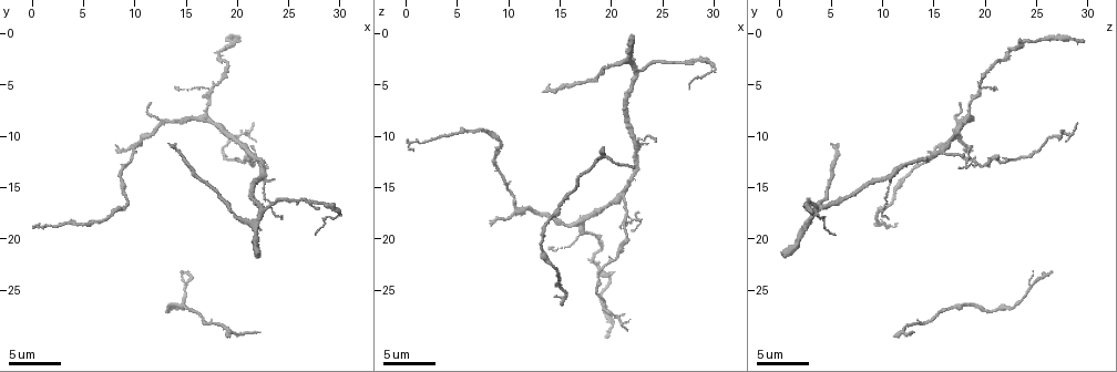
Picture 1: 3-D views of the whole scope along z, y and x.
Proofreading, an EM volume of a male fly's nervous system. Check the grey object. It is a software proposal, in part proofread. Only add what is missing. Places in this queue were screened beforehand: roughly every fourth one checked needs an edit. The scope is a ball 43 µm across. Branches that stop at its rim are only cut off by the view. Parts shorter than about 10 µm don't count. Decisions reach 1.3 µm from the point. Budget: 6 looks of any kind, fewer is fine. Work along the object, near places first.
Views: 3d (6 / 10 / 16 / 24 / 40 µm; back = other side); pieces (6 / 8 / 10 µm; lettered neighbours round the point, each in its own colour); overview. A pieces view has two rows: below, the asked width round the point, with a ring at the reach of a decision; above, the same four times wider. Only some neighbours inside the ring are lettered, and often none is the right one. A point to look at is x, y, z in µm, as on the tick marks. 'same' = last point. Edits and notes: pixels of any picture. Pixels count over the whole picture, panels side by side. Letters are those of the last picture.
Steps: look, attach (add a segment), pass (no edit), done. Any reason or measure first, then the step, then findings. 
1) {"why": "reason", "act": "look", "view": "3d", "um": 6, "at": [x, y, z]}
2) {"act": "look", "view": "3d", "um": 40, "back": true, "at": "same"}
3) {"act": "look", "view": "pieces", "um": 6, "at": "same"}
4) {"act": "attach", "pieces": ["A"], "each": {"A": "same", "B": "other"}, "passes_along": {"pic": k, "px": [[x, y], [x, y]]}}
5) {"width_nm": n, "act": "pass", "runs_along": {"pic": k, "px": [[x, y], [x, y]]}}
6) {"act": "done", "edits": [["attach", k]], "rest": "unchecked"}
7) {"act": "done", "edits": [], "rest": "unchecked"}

{"why": "branch stops here", "act": "look", "view": "pieces", "um": 10, "at": [15.0, 23.6, 26.6]}

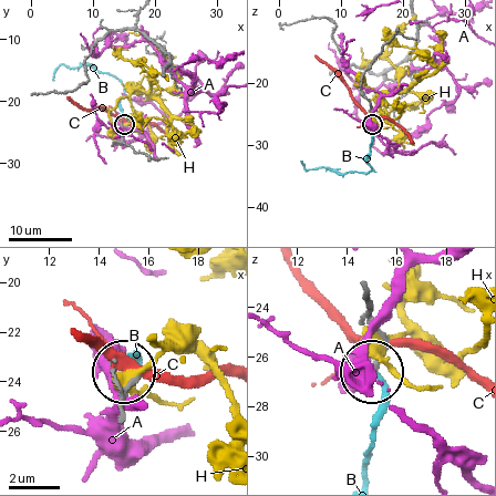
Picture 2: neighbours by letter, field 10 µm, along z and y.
{"act": "attach", "pieces": ["B"], "each": {"A": "other", "B": "same", "C": "other", "H": "other"}, "found": "it goes on there"}

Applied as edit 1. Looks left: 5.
{"why": "see it whole again", "act": "look", "view": "overview"}

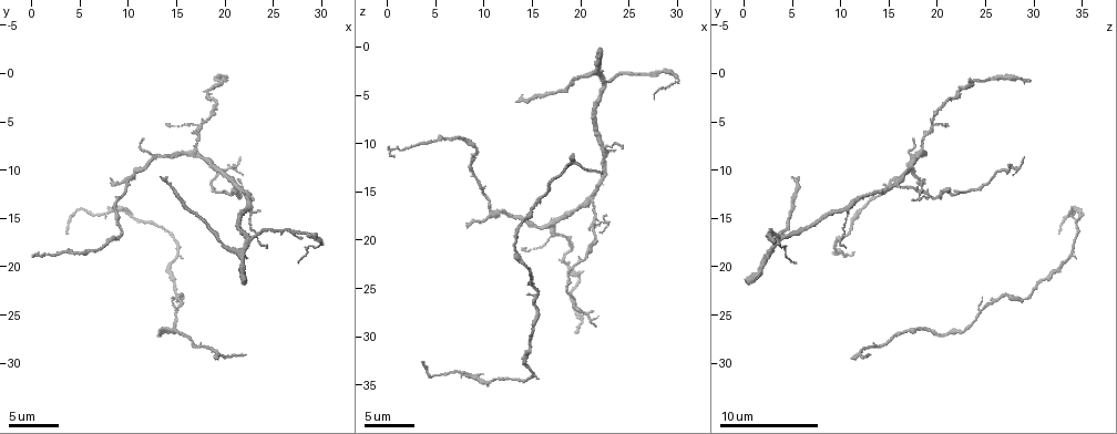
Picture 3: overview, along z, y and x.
{"why": "branch stops here", "act": "look", "view": "pieces", "um": 6, "at": [13.2, 11.0, 5.6]}

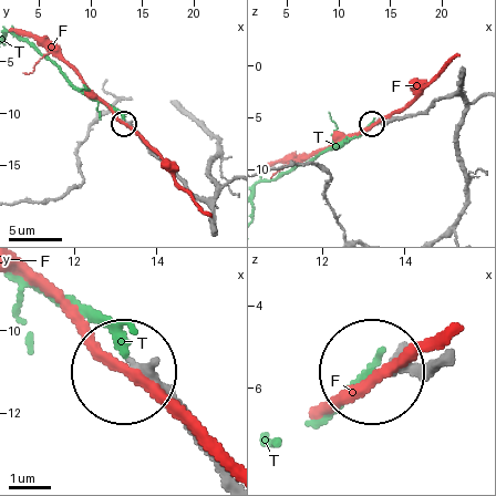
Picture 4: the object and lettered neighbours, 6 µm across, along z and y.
{"width_nm": 180, "act": "attach", "pieces": ["T"], "each": {"F": "other", "T": "same"}, "passes_along": {"pic": 4, "px": [[398, 117], [374, 123], [266, 181]]}, "found": "it goes on there"}

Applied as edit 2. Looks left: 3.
{"why": "an open end", "act": "look", "view": "pieces", "um": 8, "at": [8.2, 11.2, 18.2]}

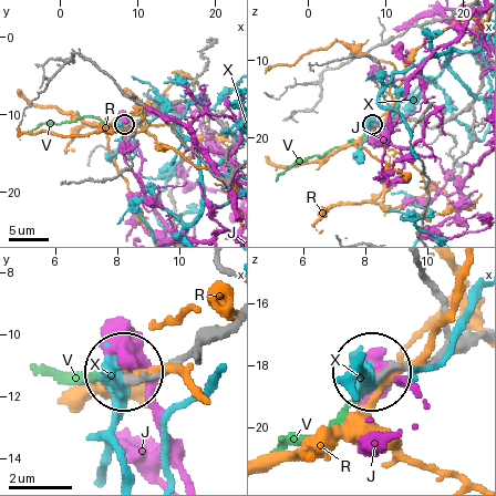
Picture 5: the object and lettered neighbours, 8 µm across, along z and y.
{"act": "attach", "pieces": ["V"], "each": {"J": "other", "R": "other", "V": "same", "X": "other"}, "passes_along": {"pic": 5, "px": [[212, 330], [143, 378], [72, 374]]}, "found": "it goes on there"}

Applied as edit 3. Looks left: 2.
{"act": "done", "edits": [["attach", 2], ["attach", 4], ["attach", 5]], "rest": "unchecked"}

